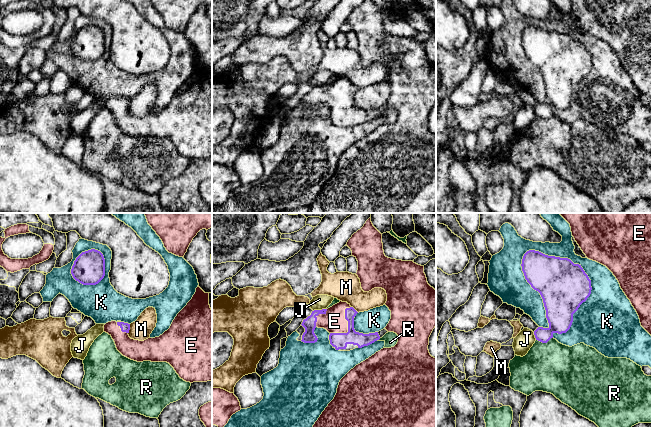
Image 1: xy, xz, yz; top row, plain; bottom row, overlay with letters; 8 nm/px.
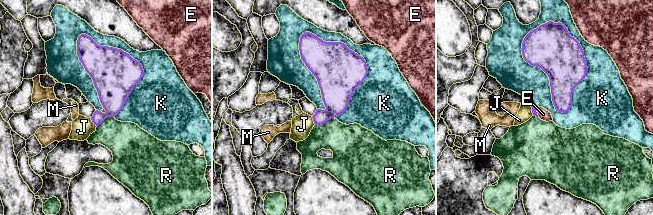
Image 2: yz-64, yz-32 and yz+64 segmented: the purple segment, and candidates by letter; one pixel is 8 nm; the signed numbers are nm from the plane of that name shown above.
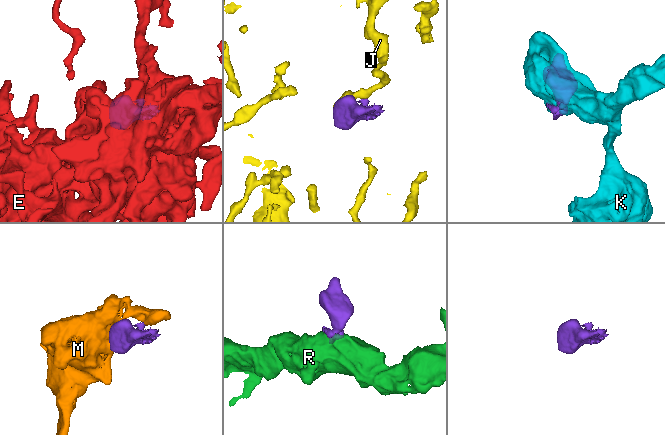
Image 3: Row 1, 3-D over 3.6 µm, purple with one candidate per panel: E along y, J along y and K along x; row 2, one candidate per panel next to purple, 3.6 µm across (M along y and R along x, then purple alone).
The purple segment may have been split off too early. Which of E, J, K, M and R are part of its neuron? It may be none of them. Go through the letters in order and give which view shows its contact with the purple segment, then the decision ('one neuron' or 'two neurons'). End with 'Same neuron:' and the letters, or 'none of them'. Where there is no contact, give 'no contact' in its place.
E: xz | one neuron
J: xz | two neurons
K: yz | two neurons
M: xy | two neurons
R: yz | two neurons
Same neuron: E

